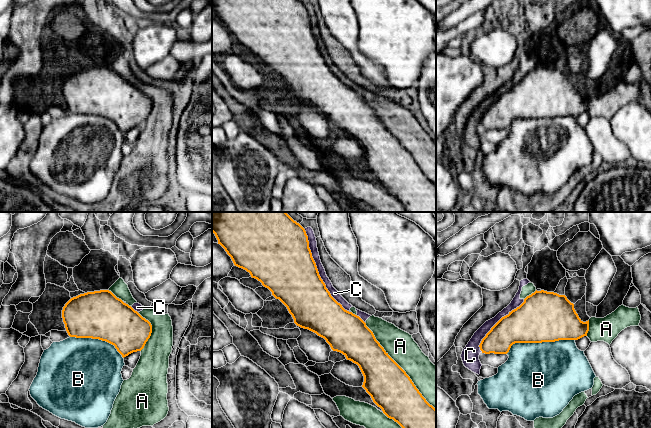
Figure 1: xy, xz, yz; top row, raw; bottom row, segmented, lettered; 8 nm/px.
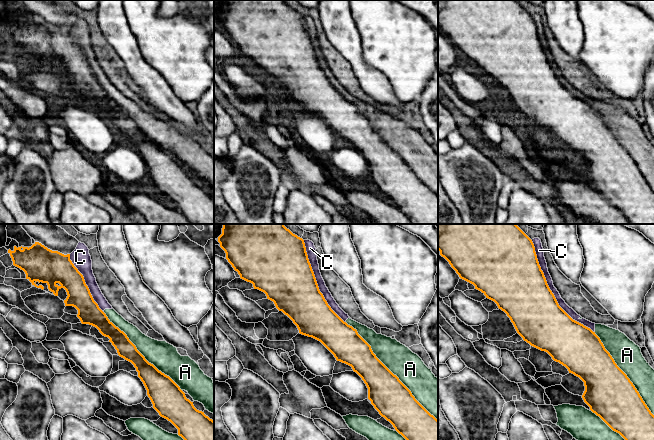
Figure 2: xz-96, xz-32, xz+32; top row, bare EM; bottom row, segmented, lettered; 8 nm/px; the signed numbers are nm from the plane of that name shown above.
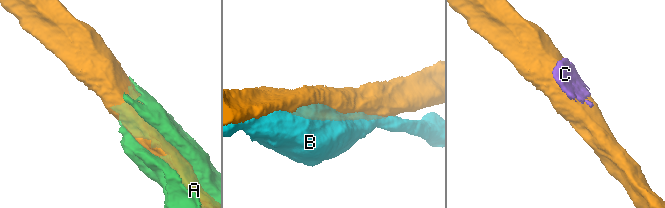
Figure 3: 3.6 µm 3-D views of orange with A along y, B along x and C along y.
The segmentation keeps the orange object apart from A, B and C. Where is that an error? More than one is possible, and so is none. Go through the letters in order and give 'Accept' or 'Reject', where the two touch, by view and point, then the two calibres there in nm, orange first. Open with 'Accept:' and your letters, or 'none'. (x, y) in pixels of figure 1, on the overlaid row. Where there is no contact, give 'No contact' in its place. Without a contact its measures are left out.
Accept: none
A: Reject. Touches orange at xz (399, 366). Thickness 340 nm (orange) against 240 nm
B: Reject. Touches orange at yz (539, 342). Thickness 400 nm (orange) against 500 nm
C: Reject. Touches orange at xz (318, 272). Thickness 440 nm (orange) against 70 nm

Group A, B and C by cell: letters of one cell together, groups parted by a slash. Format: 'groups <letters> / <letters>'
groups A C / B

